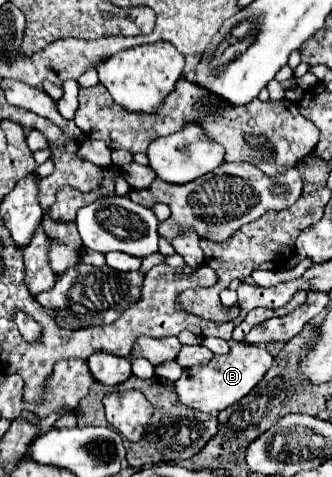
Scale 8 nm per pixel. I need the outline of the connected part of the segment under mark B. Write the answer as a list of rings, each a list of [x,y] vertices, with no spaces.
[[[233,343],[227,355],[215,355],[207,365],[197,365],[191,369],[183,369],[181,379],[175,383],[179,399],[185,405],[191,405],[203,413],[219,413],[245,397],[271,369],[273,355],[257,345]]]

